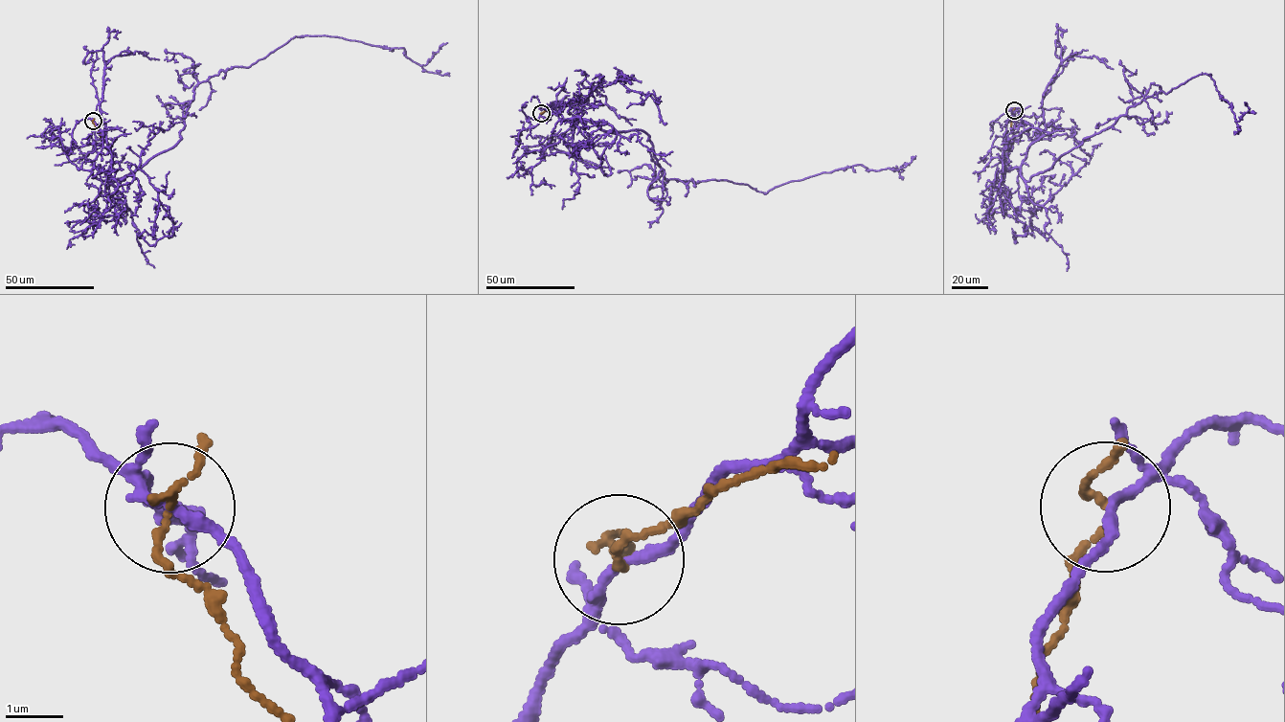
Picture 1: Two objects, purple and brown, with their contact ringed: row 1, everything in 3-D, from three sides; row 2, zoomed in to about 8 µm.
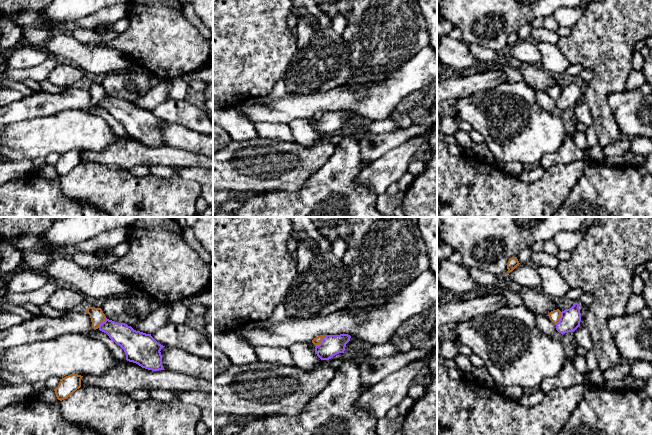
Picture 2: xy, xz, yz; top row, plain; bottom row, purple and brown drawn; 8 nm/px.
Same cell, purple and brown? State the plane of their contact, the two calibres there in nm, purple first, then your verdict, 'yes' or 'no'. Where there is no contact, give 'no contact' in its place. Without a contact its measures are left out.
yz | 170/90 nm | no

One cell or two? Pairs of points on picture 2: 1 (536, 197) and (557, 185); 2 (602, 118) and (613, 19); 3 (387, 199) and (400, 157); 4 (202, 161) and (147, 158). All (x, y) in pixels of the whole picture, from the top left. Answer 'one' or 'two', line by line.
1: one
2: one
3: two
4: one

